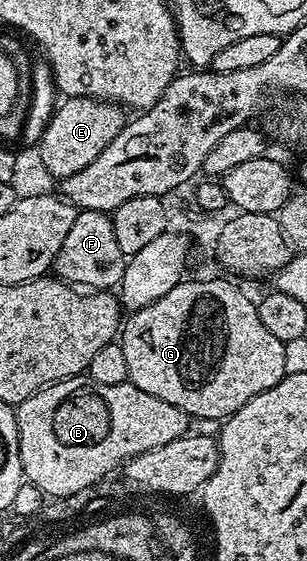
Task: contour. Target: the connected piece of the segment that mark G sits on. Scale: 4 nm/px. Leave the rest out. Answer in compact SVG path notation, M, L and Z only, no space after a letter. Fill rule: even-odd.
M229 278L190 279L180 282L172 293L164 293L160 301L133 312L120 331L124 357L128 361L129 382L144 393L184 409L184 413L198 419L225 421L236 409L248 405L252 397L272 389L286 376L284 349L281 343L260 321L257 302L249 299Z

